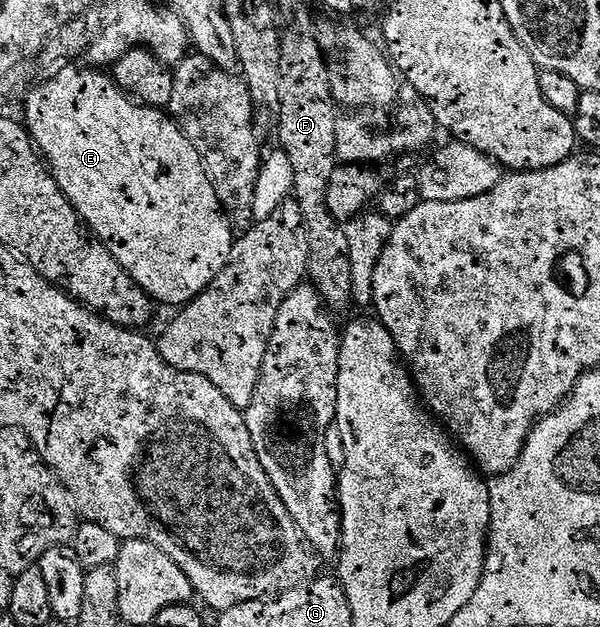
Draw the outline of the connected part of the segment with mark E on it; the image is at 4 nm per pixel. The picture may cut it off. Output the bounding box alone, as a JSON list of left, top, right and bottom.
[23,66,235,306]

